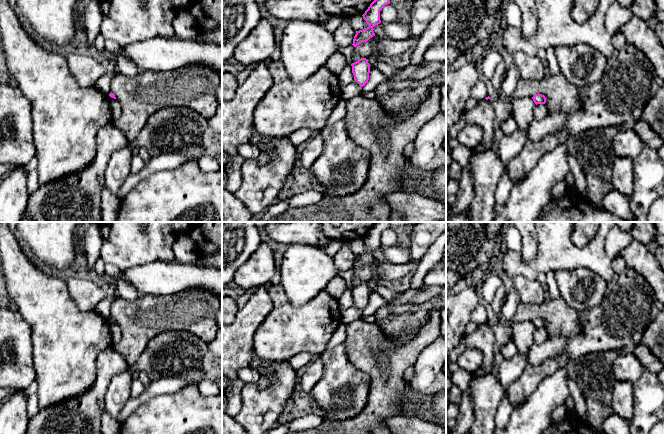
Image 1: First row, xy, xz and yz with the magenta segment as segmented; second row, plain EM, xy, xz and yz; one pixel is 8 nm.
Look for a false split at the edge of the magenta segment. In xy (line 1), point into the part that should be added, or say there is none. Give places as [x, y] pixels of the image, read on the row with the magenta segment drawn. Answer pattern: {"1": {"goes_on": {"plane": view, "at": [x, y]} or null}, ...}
{"1": {"goes_on": null}}

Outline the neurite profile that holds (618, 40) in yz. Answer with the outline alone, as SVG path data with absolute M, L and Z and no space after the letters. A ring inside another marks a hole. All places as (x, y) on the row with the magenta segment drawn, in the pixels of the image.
M616 32L615 34L612 35L612 44L615 50L619 51L627 44L626 38L622 33Z

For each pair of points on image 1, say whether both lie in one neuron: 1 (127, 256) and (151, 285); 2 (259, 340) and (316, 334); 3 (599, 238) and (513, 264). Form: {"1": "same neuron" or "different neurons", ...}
{"1": "different neurons", "2": "same neuron", "3": "same neuron"}

